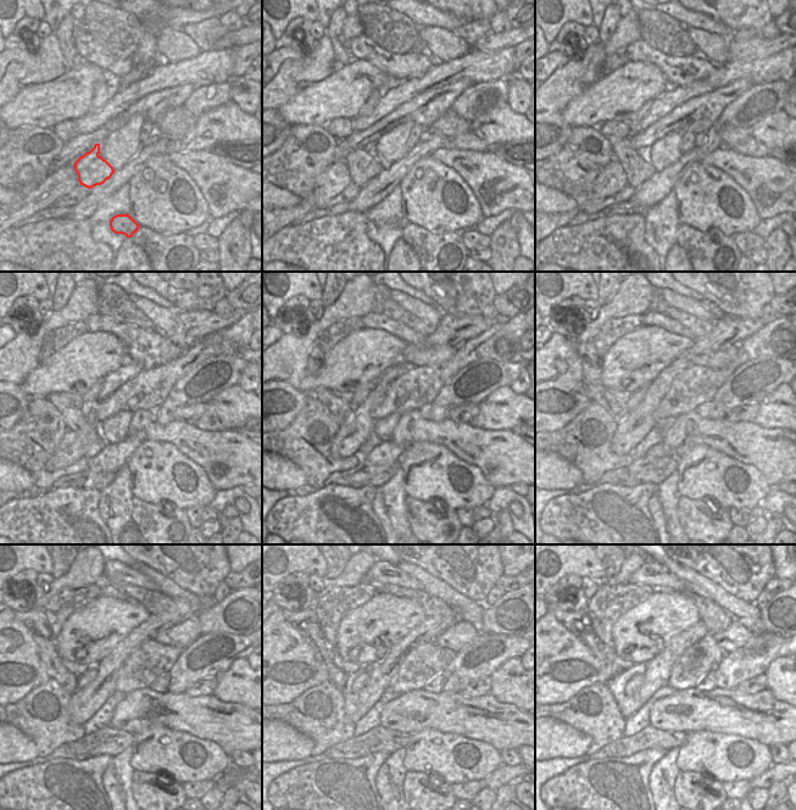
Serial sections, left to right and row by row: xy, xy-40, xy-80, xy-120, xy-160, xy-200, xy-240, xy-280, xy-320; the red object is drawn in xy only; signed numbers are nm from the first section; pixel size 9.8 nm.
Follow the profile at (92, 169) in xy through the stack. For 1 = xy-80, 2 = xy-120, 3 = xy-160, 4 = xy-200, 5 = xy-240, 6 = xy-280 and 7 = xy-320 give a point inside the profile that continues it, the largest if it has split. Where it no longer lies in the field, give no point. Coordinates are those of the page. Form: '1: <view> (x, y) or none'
1: xy-80 (638, 168)
2: xy-120 (74, 420)
3: xy-160 (344, 413)
4: xy-200 (595, 390)
5: xy-240 (35, 618)
6: xy-280 (313, 636)
7: xy-320 (571, 620)

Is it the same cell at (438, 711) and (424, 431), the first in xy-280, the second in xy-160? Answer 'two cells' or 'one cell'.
one cell

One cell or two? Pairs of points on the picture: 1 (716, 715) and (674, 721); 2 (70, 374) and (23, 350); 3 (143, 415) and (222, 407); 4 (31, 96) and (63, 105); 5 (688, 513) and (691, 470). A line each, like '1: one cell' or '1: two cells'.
1: one cell
2: two cells
3: two cells
4: one cell
5: two cells

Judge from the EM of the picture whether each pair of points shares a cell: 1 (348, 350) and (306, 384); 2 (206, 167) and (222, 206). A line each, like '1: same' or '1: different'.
1: same
2: same

